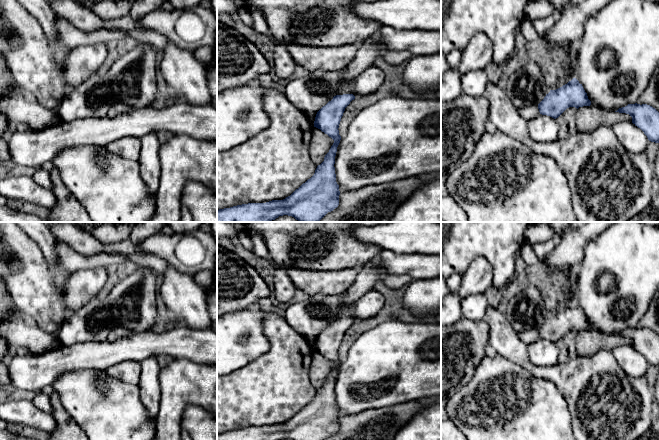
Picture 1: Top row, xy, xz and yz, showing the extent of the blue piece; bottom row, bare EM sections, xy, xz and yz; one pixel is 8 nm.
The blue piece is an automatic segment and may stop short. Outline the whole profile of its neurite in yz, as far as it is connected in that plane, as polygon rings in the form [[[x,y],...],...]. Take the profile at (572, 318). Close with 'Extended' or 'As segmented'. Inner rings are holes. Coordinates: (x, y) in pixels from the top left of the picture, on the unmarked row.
[[[573,302],[567,308],[556,314],[550,314],[544,323],[538,328],[532,328],[518,332],[519,338],[527,345],[537,341],[539,338],[558,342],[569,331],[590,330],[582,308],[576,302]]]. Extended

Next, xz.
[[[372,260],[359,268],[359,273],[353,285],[342,294],[342,300],[336,312],[336,320],[333,321],[316,338],[314,351],[320,353],[334,364],[329,376],[325,379],[324,385],[317,390],[314,399],[296,413],[290,420],[283,424],[272,424],[266,427],[248,427],[217,434],[217,440],[325,440],[339,429],[339,409],[336,406],[335,380],[340,367],[339,348],[345,332],[355,320],[352,318],[353,306],[356,301],[366,292],[374,289],[375,283],[381,280],[384,271],[377,260]]]. Extended

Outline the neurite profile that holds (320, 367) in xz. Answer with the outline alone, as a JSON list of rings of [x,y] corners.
[[[314,351],[309,367],[309,380],[312,386],[318,390],[324,385],[325,379],[329,376],[334,364],[320,353]]]

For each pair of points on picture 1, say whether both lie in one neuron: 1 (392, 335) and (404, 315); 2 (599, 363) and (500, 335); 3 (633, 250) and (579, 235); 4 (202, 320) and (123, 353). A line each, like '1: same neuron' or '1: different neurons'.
1: different neurons
2: same neuron
3: different neurons
4: different neurons

